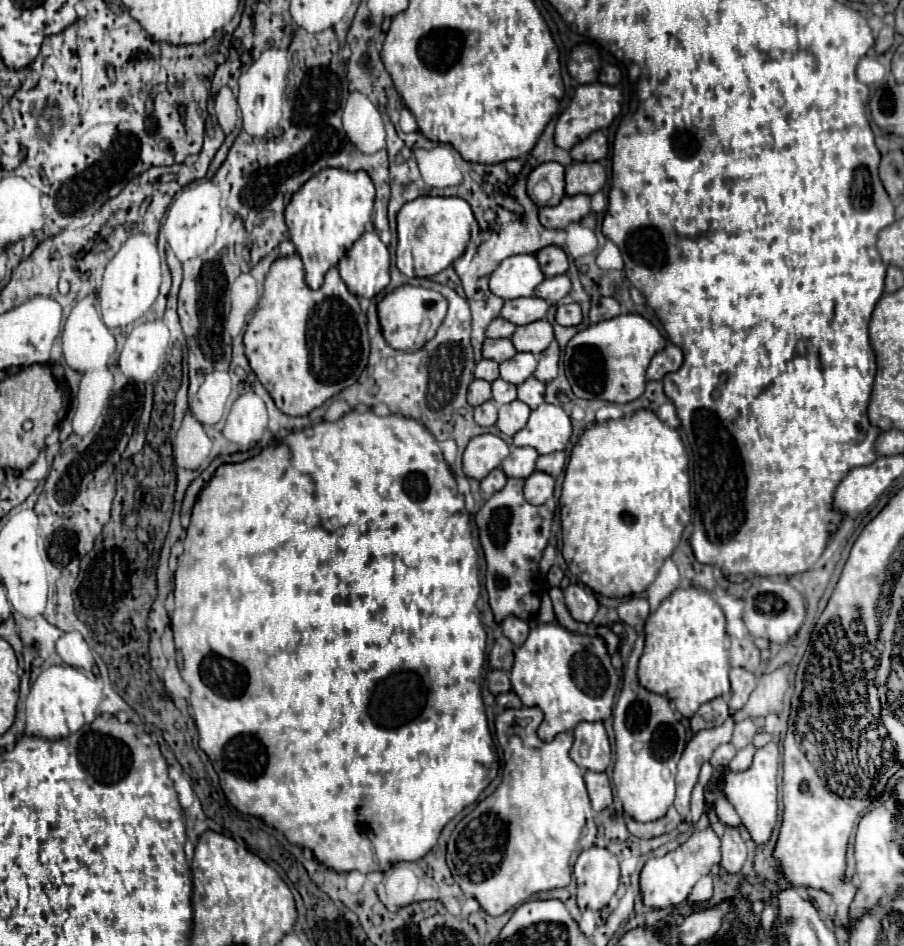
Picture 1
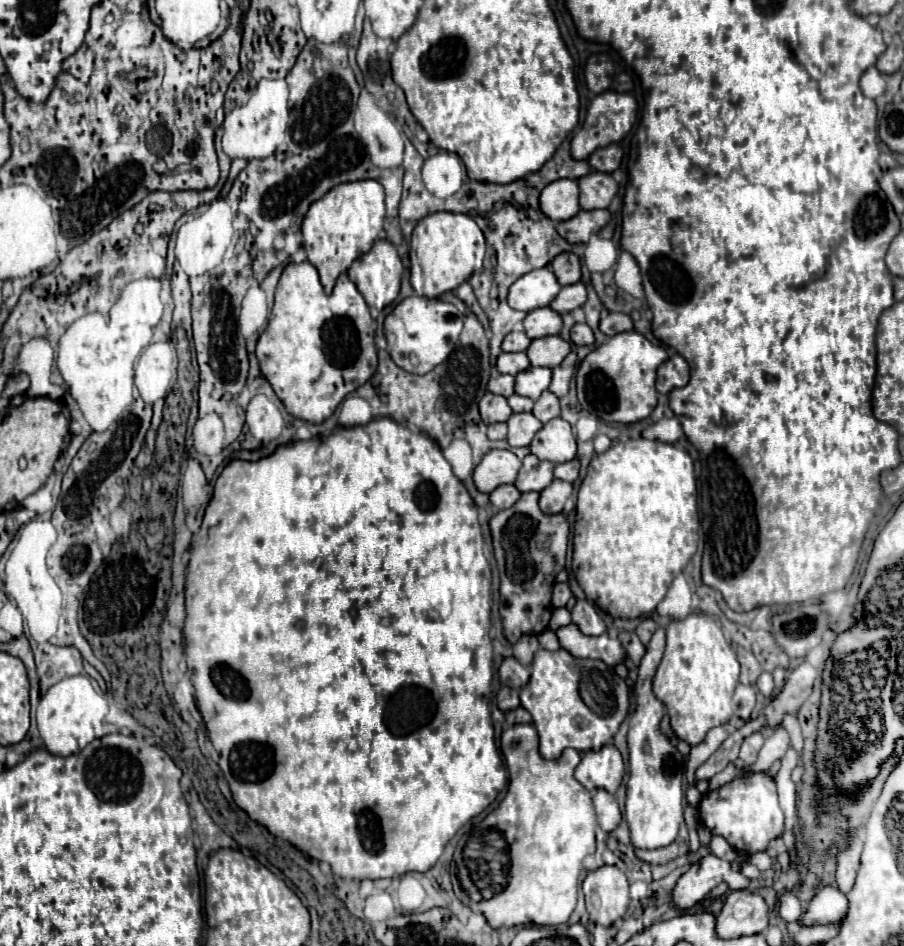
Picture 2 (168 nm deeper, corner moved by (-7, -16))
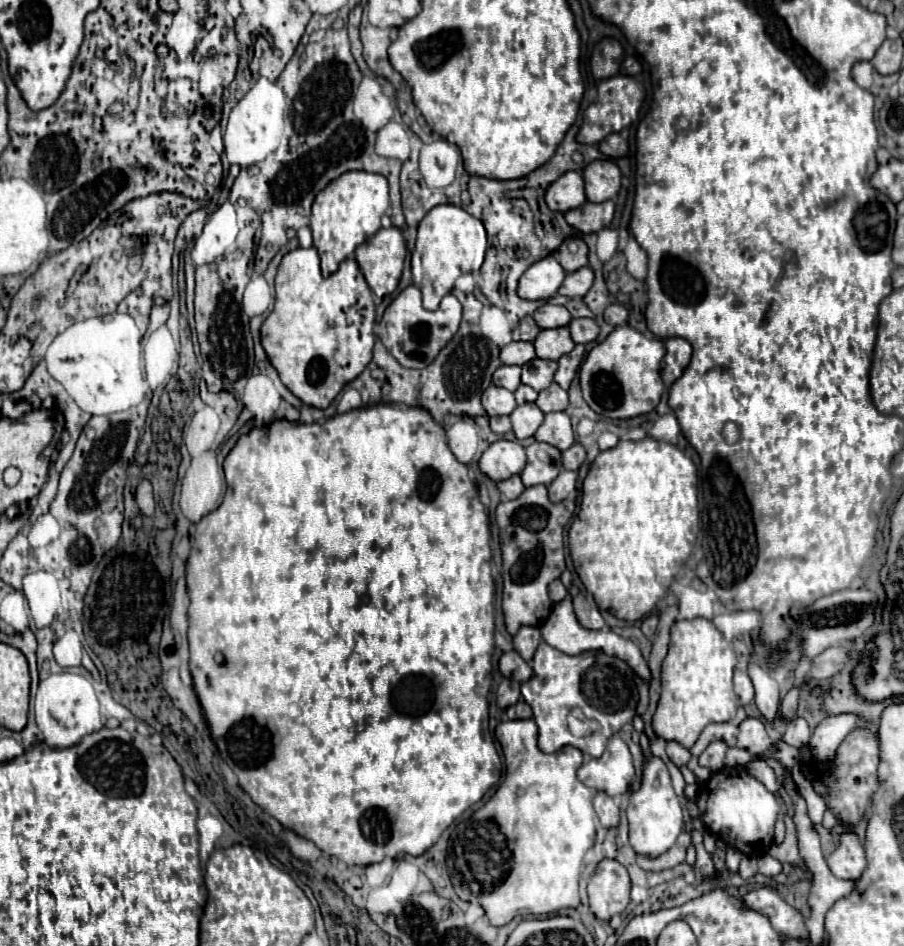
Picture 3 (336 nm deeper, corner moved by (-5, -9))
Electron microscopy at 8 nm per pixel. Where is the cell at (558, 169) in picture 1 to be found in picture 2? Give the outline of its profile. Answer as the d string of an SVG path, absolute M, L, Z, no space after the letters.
M556 180L548 184L540 194L542 212L554 220L570 220L580 212L578 204L578 182L576 180Z

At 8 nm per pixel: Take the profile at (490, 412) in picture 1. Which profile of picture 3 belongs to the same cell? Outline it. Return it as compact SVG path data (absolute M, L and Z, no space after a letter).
M490 417L490 427L494 433L500 433L500 435L504 435L512 429L508 417Z

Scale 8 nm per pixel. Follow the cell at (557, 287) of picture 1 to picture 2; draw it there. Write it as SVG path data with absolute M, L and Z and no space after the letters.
M576 282L570 286L562 286L558 296L550 302L550 308L556 310L558 314L566 314L572 312L574 308L580 308L586 302L586 298L588 298L586 286L582 282Z

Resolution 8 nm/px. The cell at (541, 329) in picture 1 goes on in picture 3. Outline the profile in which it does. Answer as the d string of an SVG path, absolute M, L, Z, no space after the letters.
M558 327L558 329L540 331L532 345L536 349L536 357L540 357L540 359L558 359L558 357L570 353L576 343L572 341L570 331L566 327Z

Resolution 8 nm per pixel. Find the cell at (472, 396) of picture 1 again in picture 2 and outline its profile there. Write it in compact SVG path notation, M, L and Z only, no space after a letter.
M486 392L480 400L480 416L486 424L506 422L512 416L512 408L508 406L508 400L504 396L496 396L492 392Z

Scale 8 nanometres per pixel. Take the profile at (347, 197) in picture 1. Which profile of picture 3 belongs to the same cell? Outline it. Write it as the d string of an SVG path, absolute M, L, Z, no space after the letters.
M350 171L340 175L338 179L330 181L322 193L316 195L312 203L310 215L310 229L314 247L322 259L322 275L332 275L338 265L354 253L354 249L370 239L380 229L380 219L386 213L388 201L388 181L384 175L366 173L366 171Z

